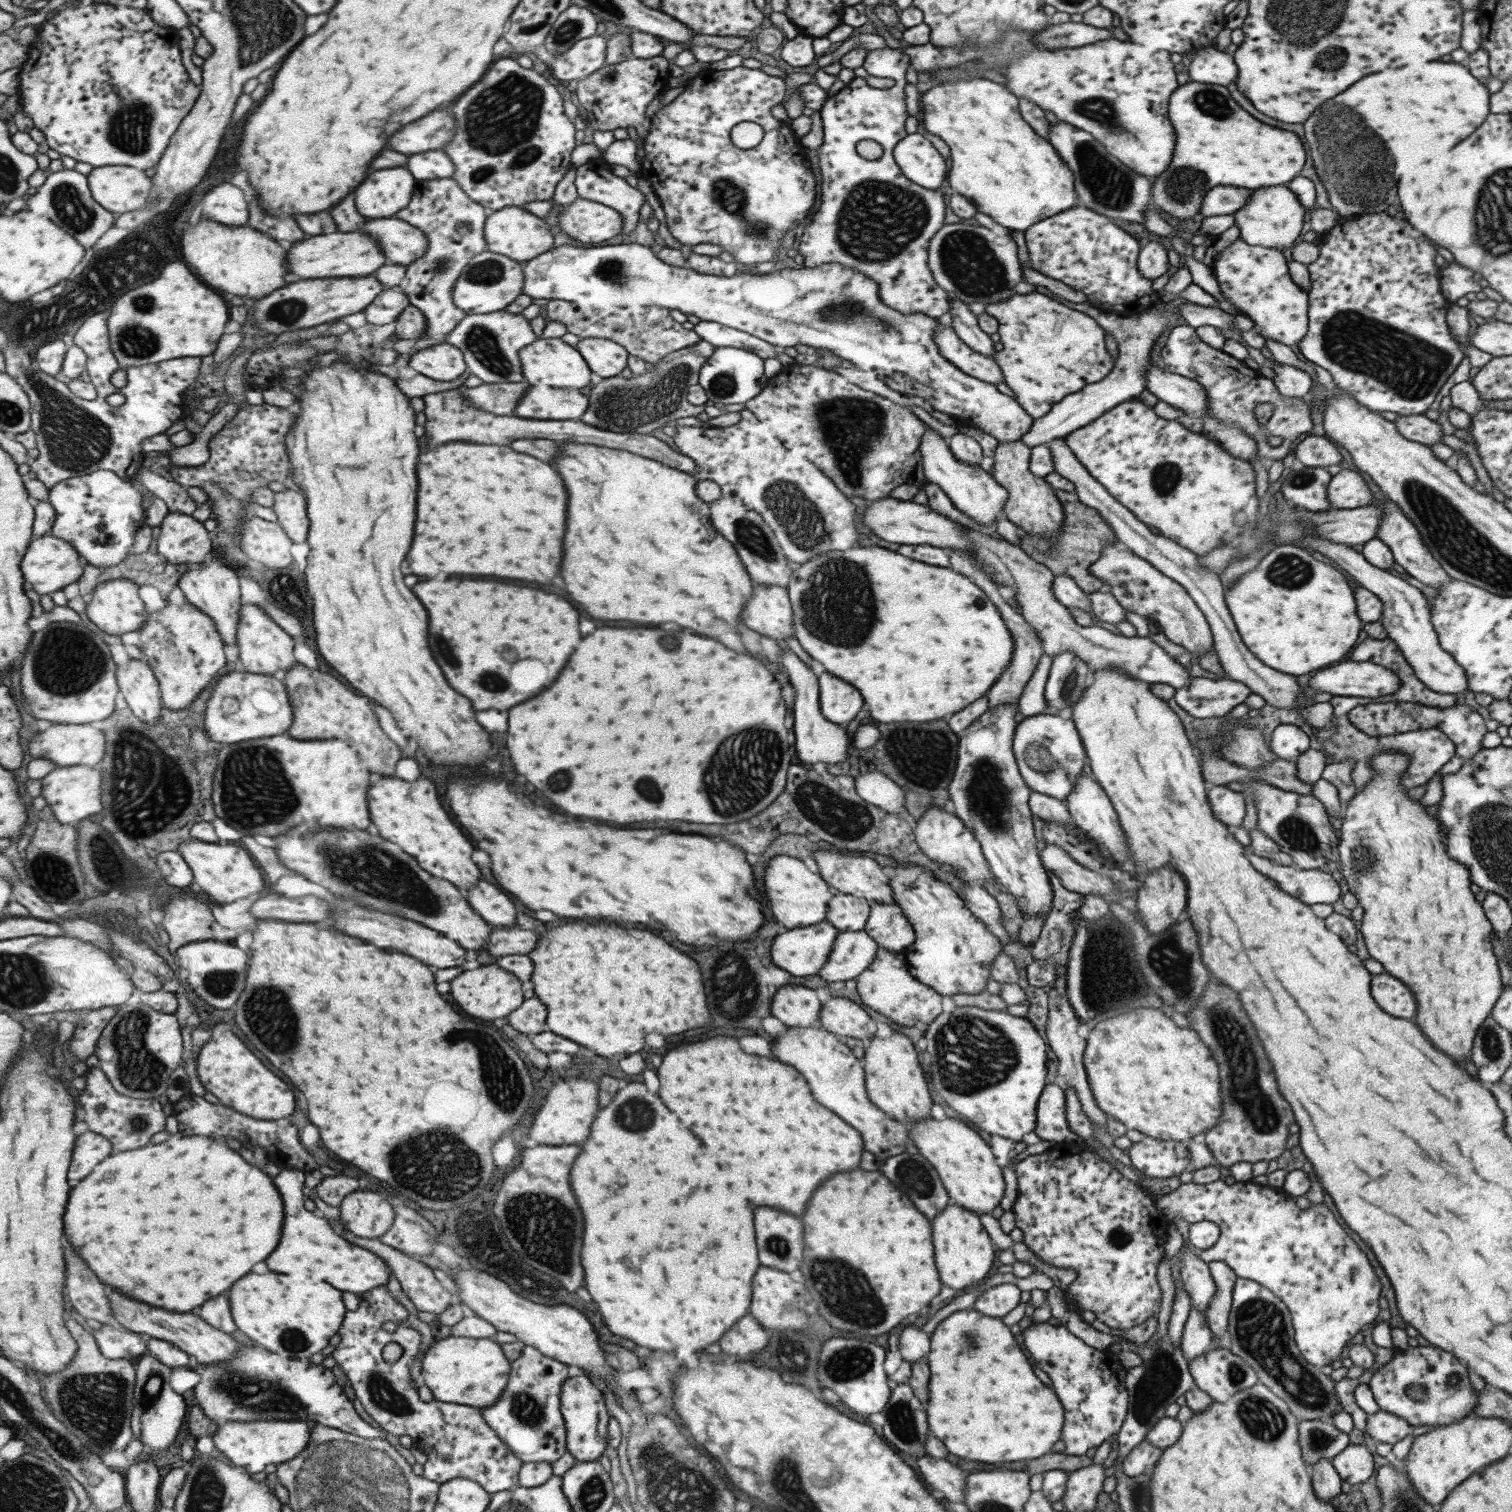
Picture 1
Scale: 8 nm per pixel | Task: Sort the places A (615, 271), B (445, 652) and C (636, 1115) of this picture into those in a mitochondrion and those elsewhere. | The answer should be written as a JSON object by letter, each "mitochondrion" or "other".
{"A":"mitochondrion","B":"mitochondrion","C":"mitochondrion"}

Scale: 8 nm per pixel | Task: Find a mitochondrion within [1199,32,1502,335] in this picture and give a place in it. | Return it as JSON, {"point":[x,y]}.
{"point":[1341,139]}

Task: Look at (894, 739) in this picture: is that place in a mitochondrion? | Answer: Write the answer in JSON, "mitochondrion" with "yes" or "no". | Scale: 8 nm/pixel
{"mitochondrion":"no"}

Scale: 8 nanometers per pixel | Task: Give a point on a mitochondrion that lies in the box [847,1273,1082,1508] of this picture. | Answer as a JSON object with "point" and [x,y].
{"point":[902,1425]}

